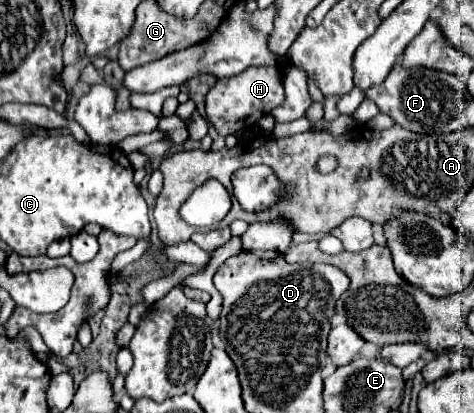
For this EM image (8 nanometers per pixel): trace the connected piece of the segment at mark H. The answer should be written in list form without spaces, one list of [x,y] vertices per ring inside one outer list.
[[[249,67],[247,71],[219,79],[217,85],[207,93],[207,117],[211,125],[221,133],[221,135],[231,135],[241,131],[243,127],[253,127],[263,115],[271,113],[275,107],[279,107],[285,99],[283,93],[283,79],[277,69],[271,67]]]

